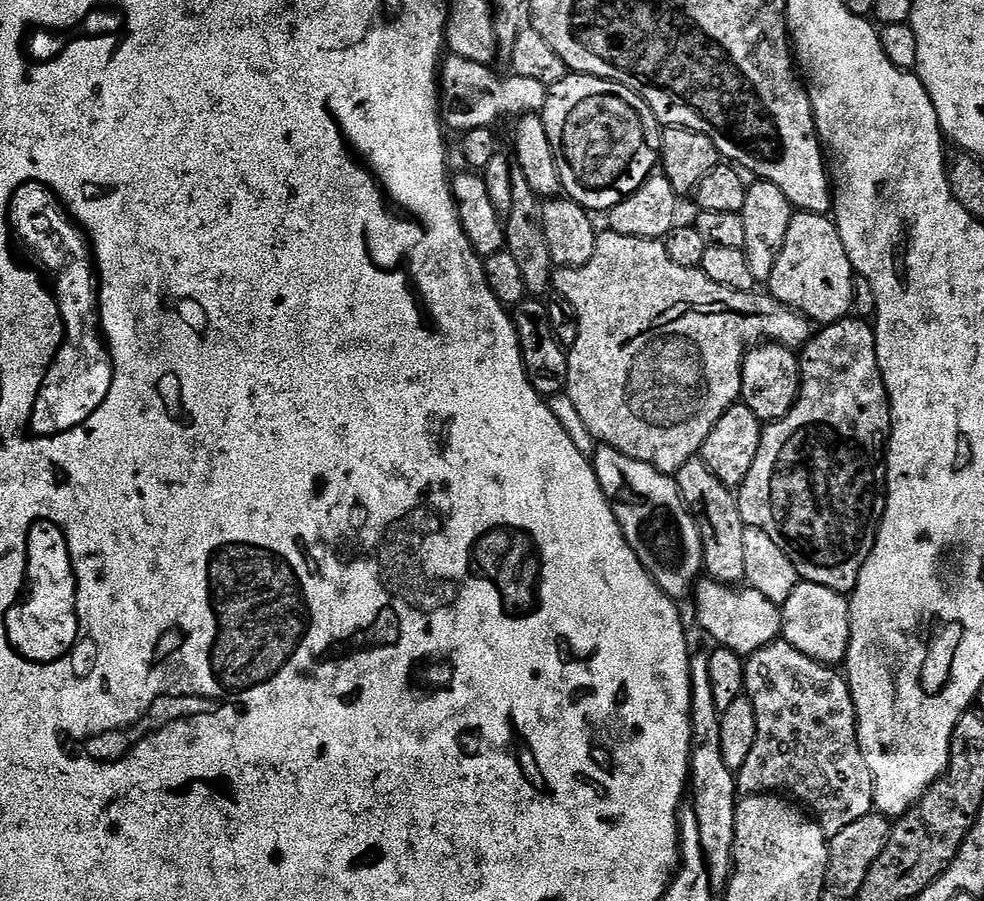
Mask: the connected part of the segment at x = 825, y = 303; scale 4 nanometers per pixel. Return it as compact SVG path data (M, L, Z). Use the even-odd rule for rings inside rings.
M797 211L790 222L790 230L786 230L782 254L778 254L778 262L774 262L774 270L766 282L766 288L778 302L823 326L843 320L853 311L853 275L852 263L846 254L846 246L842 246L842 238L836 229L835 219L820 216L817 212Z

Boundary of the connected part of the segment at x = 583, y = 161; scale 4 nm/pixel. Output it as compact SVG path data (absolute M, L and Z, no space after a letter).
M579 74L563 76L547 89L542 115L546 134L550 134L554 158L558 162L563 195L588 209L589 213L607 213L608 209L634 194L634 190L641 188L648 177L657 171L662 125L638 93L618 82Z

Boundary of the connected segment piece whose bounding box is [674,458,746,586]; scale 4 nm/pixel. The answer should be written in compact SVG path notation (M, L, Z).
M694 458L680 467L674 474L674 479L684 504L700 525L705 573L711 579L729 586L741 583L745 576L743 535L746 525L742 522L739 499L731 489L718 481L699 458Z

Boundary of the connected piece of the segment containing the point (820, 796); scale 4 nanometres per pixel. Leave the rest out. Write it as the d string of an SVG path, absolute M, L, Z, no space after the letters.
M782 638L747 657L744 661L744 695L754 706L758 734L746 762L742 762L736 772L736 786L741 793L787 794L811 813L829 838L846 830L850 822L858 822L858 818L867 816L874 808L872 775L858 746L854 702L847 679L836 672L839 671L833 665L802 654L802 650L790 646Z

